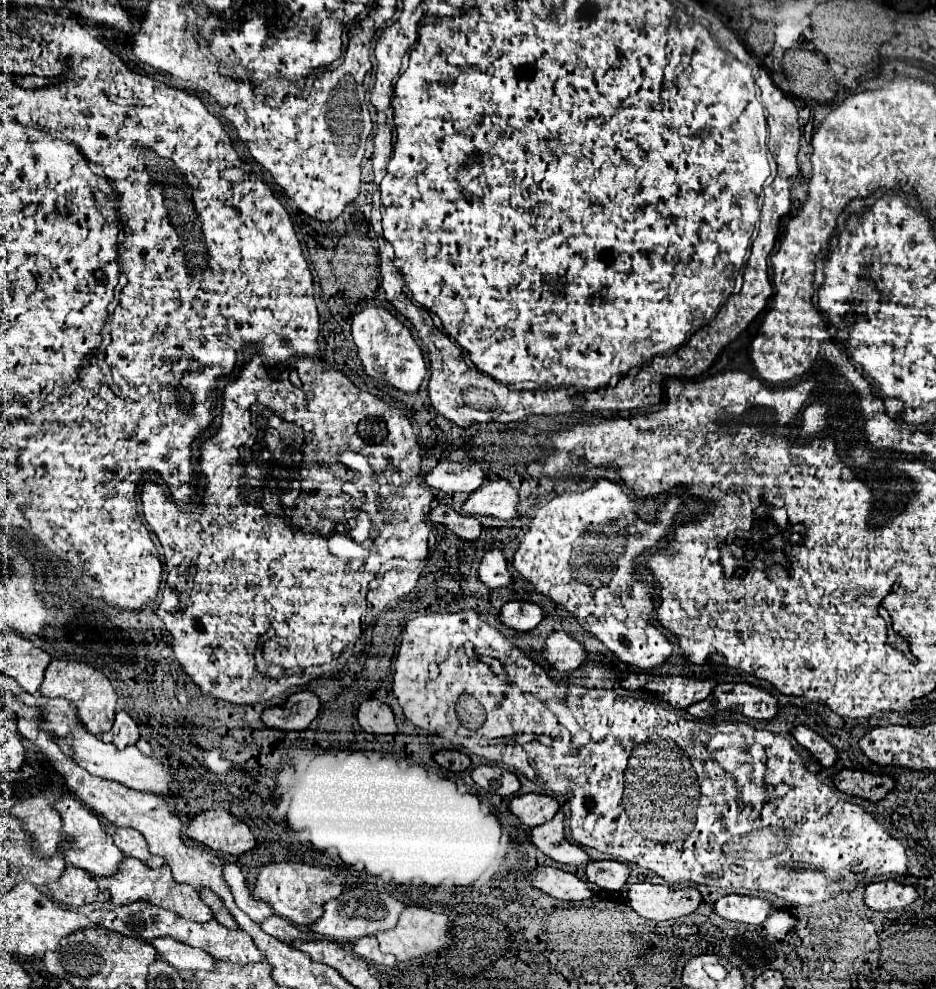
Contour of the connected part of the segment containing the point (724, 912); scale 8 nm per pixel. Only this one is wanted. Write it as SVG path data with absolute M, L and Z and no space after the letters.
M729 894L713 902L713 912L723 920L757 926L757 924L763 924L767 914L771 912L771 904L761 898Z

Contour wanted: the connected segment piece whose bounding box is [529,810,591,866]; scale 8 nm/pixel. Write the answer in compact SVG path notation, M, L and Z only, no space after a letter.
M559 810L553 820L537 826L537 828L531 828L531 842L551 860L559 862L559 864L587 864L591 858L587 856L587 852L583 848L579 848L577 844L569 842L565 838L565 832L563 832L563 810Z

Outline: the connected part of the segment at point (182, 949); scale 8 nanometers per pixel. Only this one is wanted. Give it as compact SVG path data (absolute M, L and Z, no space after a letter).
M157 938L149 944L153 944L161 958L177 970L215 970L215 958L205 950L185 946L173 938Z

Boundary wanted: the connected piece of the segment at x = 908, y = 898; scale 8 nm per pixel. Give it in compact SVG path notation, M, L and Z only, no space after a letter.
M885 880L867 884L863 900L871 910L887 912L893 908L909 906L913 900L917 900L917 890L913 886L905 886L895 880Z

